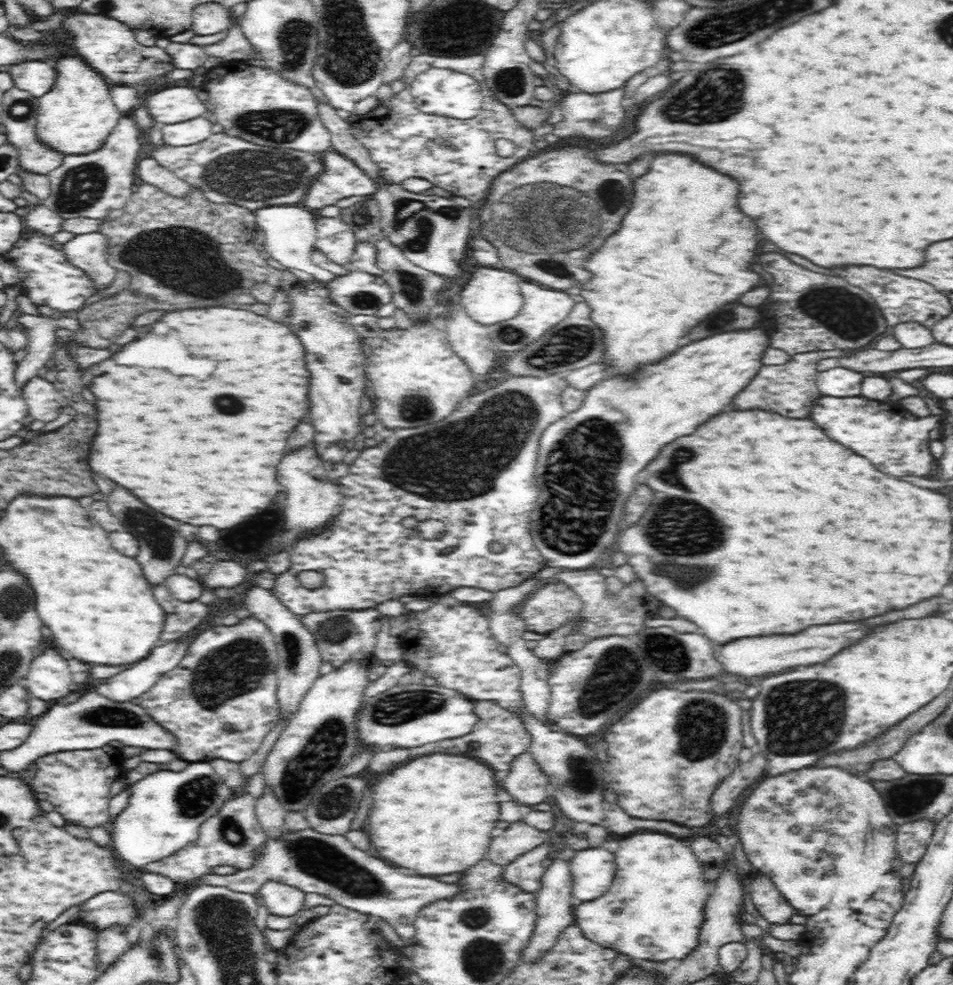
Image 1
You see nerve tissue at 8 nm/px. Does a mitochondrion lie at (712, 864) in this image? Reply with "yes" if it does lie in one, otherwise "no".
no

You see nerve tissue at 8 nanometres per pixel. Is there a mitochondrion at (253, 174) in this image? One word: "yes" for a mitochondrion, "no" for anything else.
yes

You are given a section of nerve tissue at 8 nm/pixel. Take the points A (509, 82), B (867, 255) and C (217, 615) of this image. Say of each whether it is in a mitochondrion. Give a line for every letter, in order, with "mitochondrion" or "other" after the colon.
A: mitochondrion
B: other
C: other

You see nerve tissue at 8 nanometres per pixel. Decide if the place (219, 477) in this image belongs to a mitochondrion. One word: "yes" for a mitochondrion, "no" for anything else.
no

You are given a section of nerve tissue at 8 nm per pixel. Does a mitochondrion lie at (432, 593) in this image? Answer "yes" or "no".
no

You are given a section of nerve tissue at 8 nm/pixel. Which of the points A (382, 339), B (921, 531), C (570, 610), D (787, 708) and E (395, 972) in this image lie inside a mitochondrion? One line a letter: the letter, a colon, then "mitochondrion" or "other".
A: other
B: other
C: other
D: mitochondrion
E: other

